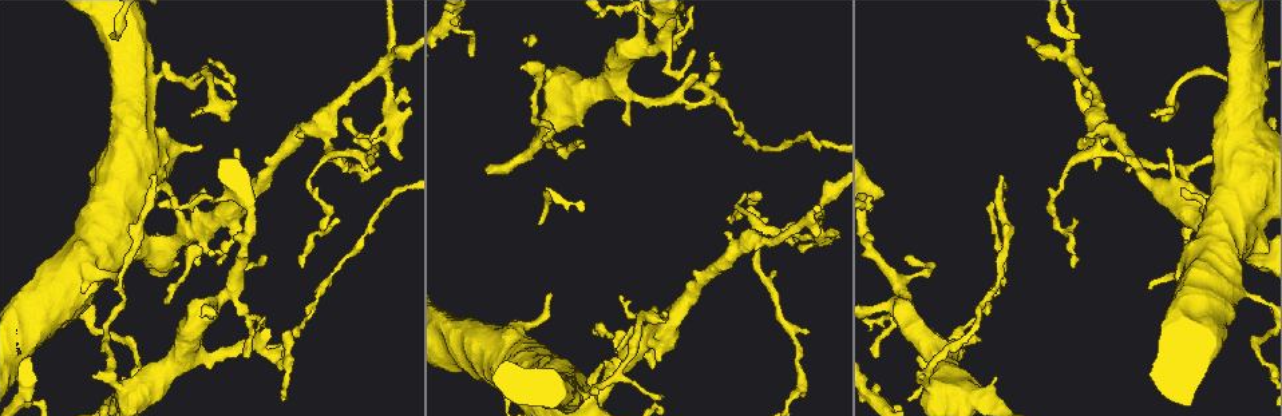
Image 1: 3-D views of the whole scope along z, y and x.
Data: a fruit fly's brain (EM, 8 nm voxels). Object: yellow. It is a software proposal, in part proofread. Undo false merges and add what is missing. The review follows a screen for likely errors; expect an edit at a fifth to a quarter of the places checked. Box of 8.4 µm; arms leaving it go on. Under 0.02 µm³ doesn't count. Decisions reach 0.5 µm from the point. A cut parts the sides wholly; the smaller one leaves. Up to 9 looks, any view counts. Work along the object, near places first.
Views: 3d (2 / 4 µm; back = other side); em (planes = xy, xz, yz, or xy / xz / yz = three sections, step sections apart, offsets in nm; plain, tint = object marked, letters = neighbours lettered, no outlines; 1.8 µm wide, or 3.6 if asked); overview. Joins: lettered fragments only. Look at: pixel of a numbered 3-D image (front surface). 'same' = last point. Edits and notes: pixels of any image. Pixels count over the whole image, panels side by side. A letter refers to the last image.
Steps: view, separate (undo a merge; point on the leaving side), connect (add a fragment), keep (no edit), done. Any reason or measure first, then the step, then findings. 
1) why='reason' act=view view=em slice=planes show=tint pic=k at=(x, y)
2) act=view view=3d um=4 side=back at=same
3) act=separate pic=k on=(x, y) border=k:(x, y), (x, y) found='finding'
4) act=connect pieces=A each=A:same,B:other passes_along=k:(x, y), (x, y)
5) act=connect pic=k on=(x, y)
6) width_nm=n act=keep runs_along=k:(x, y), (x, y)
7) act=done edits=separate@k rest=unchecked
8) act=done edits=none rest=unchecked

why='an open end' act=view view=3d um=2 pic=1 at=(908, 257)

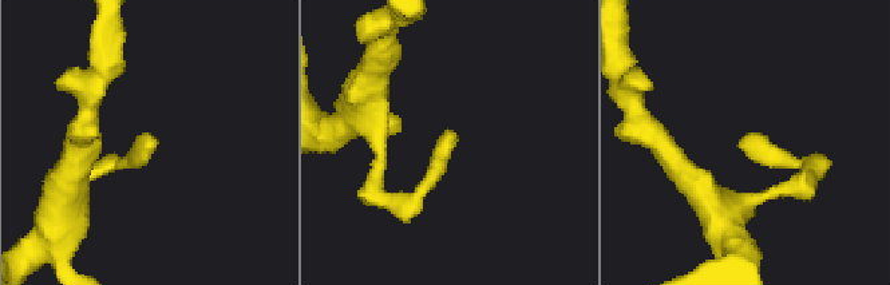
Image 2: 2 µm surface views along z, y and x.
act=view view=em slice=planes show=letters pic=2 at=(454, 137)

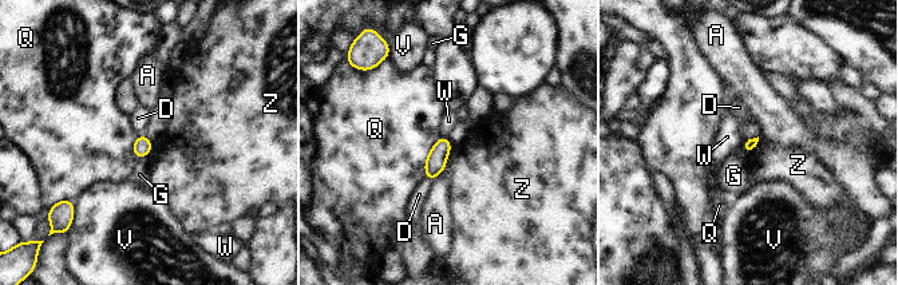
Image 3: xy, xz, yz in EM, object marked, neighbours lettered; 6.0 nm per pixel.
longest_contact=Q:260nm act=keep each=A:other,D:other,G:other,Q:other,V:other,W:other,Z:other border=3:(453, 146), (446, 167), (440, 173) found='no lettered fragment goes on from it'

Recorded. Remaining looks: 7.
why='thin arm on a thick one' act=view view=em slice=planes show=tint pic=1 at=(184, 359)

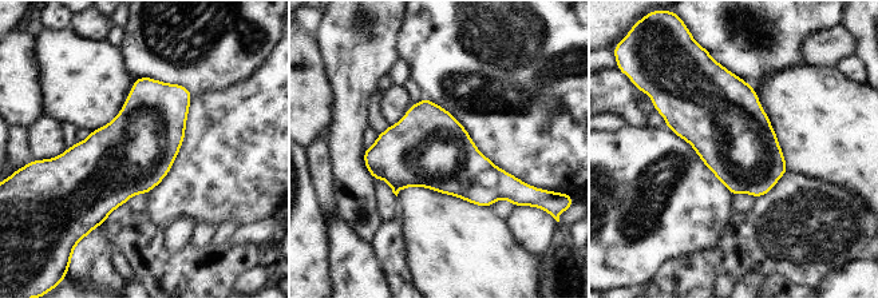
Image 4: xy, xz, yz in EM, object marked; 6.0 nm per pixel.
act=view view=em slice=planes show=letters at=same

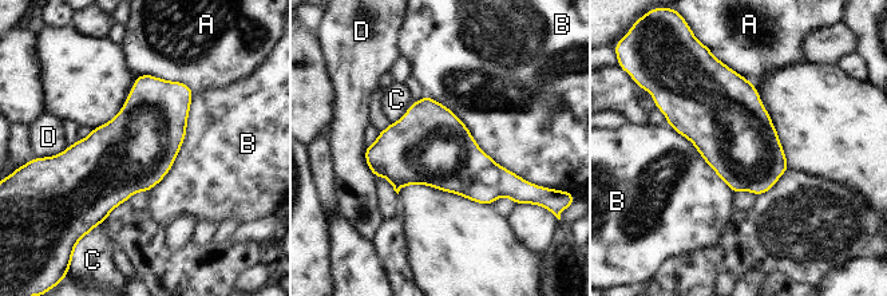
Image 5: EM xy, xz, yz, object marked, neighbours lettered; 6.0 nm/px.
act=keep each=A:other,B:other,C:other,D:other border=5:(426, 94), (527, 181) found='all the same neuron'

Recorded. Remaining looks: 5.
why='thin neck' act=view view=em slice=planes show=letters pic=1 at=(996, 281)

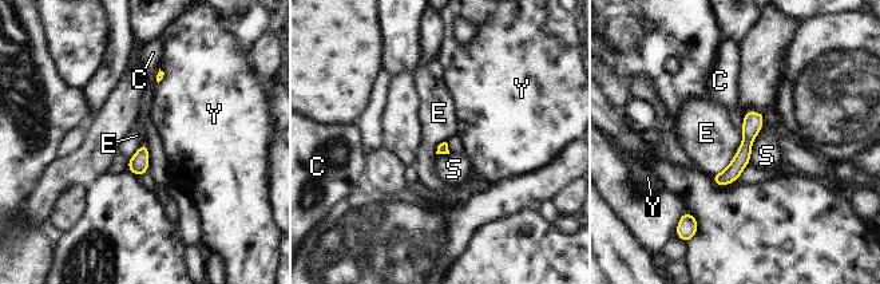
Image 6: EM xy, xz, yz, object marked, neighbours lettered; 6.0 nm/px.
longest_contact=E:340nm act=keep each=C:other,E:other,S:other,Y:other border=6:(741, 127), (734, 157), (713, 174) found='one neuron here'

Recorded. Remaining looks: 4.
why='sudden change in width' act=view view=em um=3.6 slice=planes show=tint pic=1 at=(143, 189)

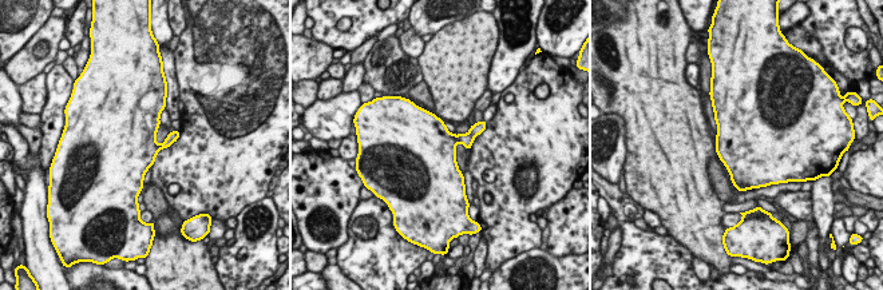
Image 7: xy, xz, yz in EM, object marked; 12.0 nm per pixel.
why='see the neighbours' act=view view=em um=3.6 slice=planes show=letters at=same

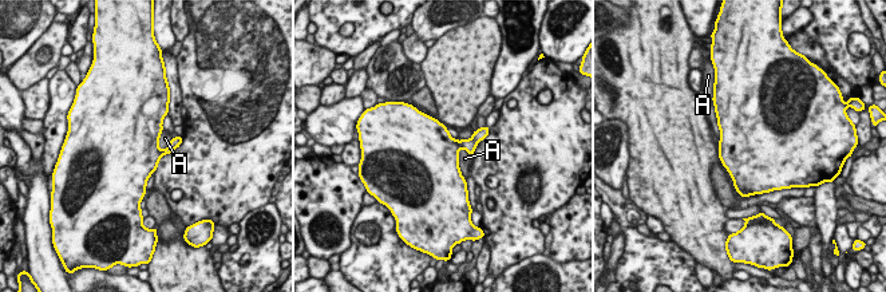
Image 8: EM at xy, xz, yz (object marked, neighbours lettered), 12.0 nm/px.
longest_contact=A:380nm act=keep each=A:other border=8:(461, 148), (459, 172), (466, 178) found='continuous, no second neuron'

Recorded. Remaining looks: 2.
act=done edits=none rest=unchecked

